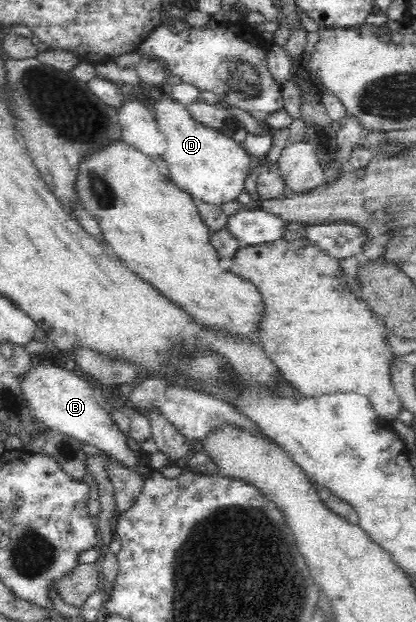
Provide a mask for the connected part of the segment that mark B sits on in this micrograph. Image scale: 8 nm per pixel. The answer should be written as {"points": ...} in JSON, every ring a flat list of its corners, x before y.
{"points":[[34,360,32,367,20,375,18,388,34,421,43,424,52,432,67,435,82,444,93,445,100,451,105,451,124,467,138,468,140,455,132,451,133,443,98,404,96,390,84,376,78,377,68,369]]}

